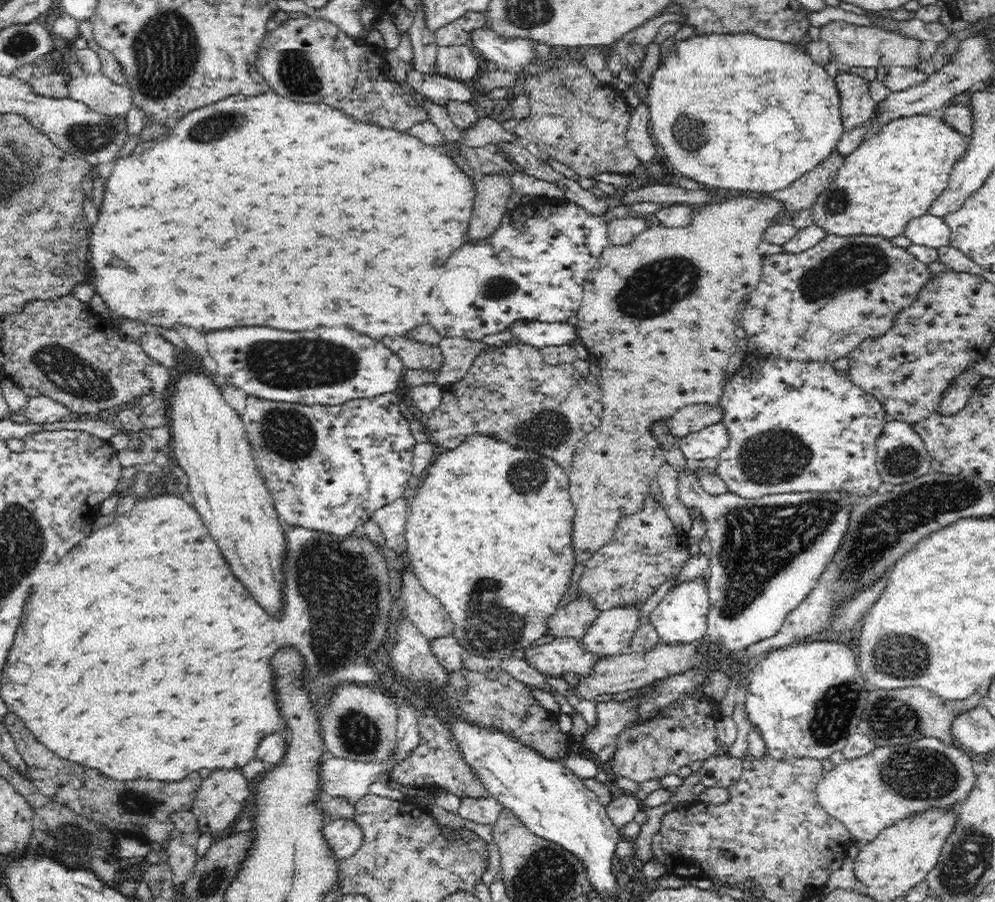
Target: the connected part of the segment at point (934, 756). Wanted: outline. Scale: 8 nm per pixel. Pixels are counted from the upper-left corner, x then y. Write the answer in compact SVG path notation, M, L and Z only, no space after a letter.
M925 736L906 744L874 747L866 756L827 769L815 789L818 804L836 816L852 838L872 841L886 827L926 812L950 812L973 790L976 776L965 749Z

